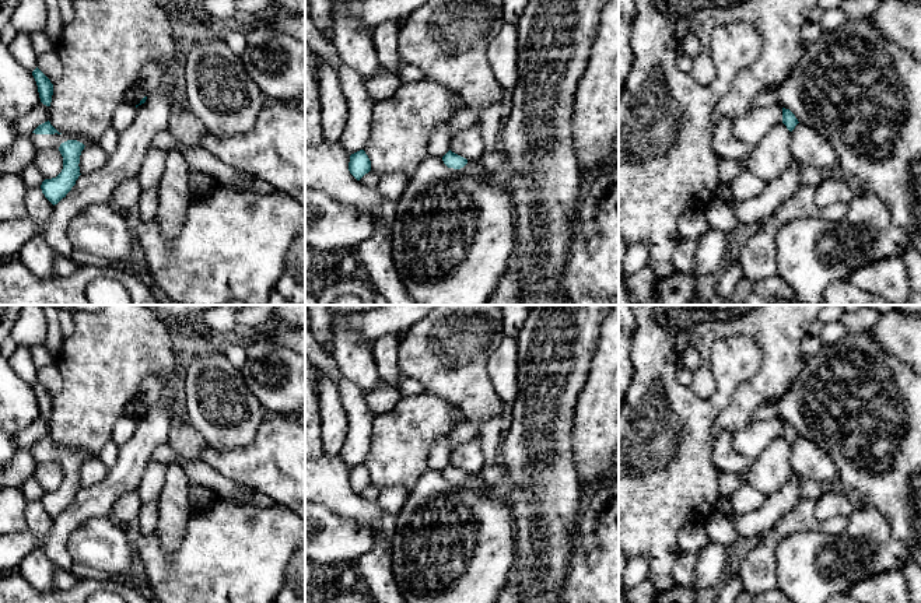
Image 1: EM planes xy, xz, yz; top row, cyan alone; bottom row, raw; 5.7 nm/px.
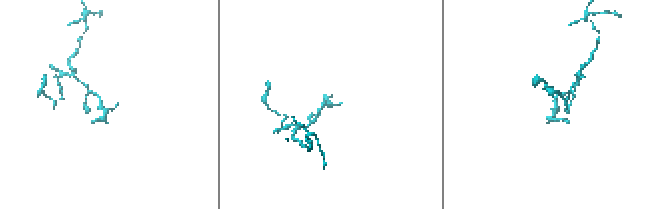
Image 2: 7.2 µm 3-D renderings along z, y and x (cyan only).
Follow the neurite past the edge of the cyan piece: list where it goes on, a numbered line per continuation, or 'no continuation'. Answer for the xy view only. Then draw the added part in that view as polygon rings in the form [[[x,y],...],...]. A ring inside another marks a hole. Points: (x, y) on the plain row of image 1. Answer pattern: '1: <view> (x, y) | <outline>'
1: xy (41, 455) | [[[31,446],[31,453],[36,463],[46,463],[46,462],[59,462],[62,456],[67,453],[77,453],[83,456],[85,460],[90,460],[90,455],[83,451],[76,451],[73,448],[35,448]]]

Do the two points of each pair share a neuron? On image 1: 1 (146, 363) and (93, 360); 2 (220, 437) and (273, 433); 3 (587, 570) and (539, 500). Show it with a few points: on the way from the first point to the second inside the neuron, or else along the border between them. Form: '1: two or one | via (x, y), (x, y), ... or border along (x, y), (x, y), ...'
1: one | via (133, 360), (105, 360)
2: two | border along (266, 414), (256, 435), (248, 444), (227, 449)
3: two | border along (580, 516), (575, 525), (573, 554), (564, 581)

